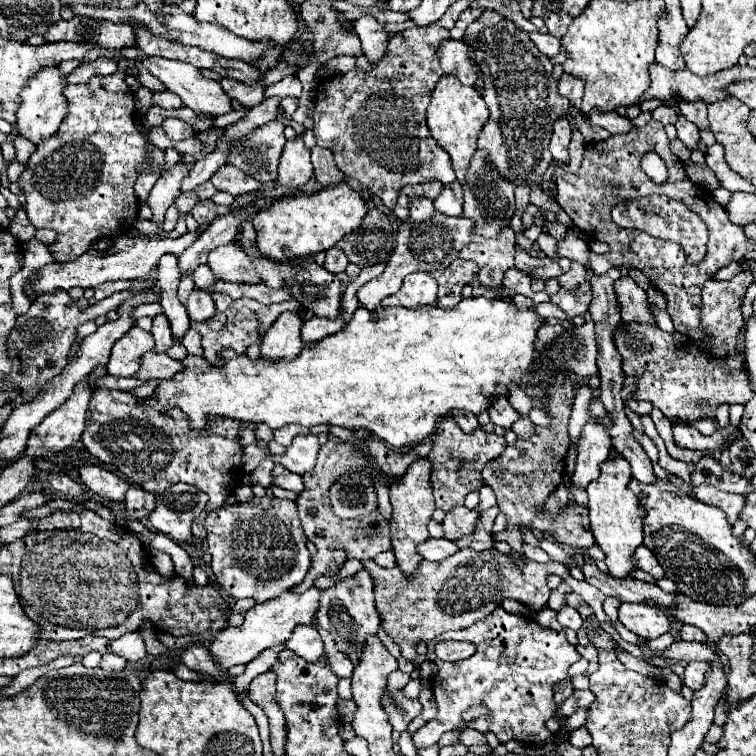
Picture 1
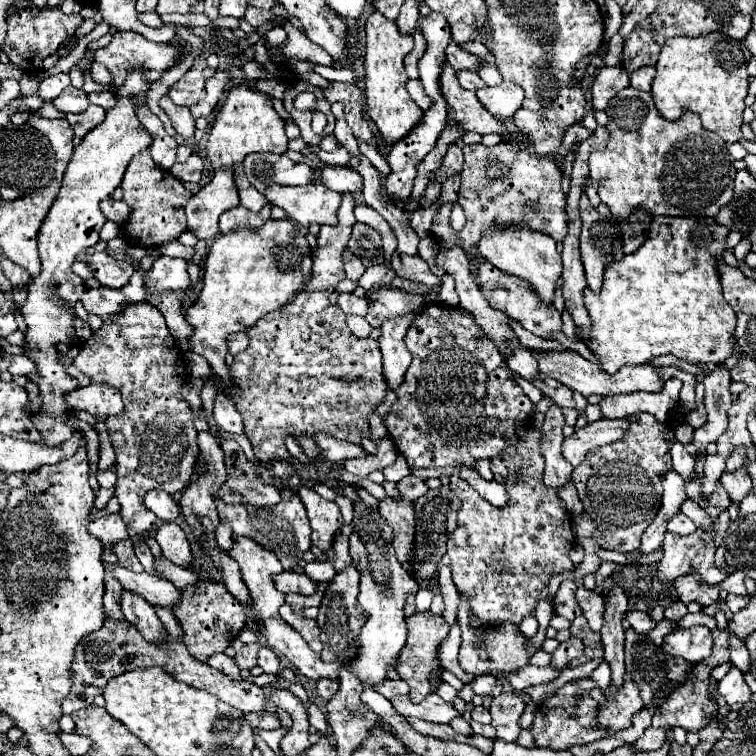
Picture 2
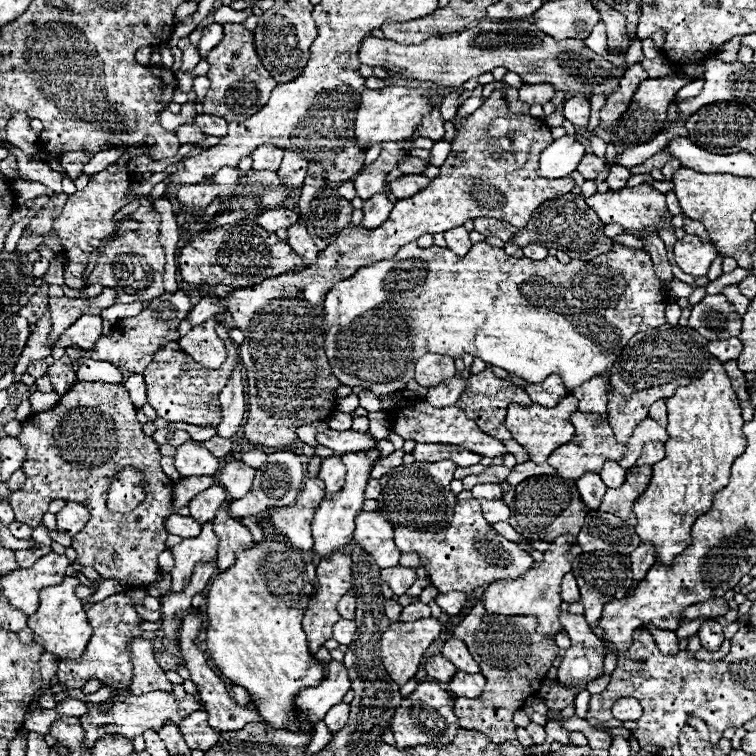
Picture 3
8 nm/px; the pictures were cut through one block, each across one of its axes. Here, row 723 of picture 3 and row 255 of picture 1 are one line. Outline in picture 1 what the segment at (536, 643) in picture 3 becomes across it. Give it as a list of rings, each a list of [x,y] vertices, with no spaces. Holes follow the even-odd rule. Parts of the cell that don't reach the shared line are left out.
[[[506,226],[496,238],[472,236],[472,244],[460,252],[460,258],[476,262],[478,282],[492,288],[500,286],[504,274],[514,268],[514,248],[514,230]]]

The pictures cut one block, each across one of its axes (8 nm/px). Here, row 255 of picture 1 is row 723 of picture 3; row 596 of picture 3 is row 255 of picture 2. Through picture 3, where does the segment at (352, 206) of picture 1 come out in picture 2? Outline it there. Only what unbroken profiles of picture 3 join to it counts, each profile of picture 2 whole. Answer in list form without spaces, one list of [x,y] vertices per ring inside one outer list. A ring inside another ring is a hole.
[[[268,220],[260,228],[240,228],[228,234],[216,236],[206,260],[204,260],[204,286],[198,296],[198,300],[186,310],[186,320],[194,326],[194,332],[190,336],[190,350],[204,356],[208,364],[214,368],[218,378],[224,378],[232,382],[232,374],[228,366],[224,364],[224,356],[228,354],[226,348],[226,338],[232,332],[246,332],[258,318],[272,310],[284,308],[298,292],[300,288],[308,282],[312,268],[312,256],[310,256],[310,246],[308,240],[298,228],[296,222],[292,220]]]

